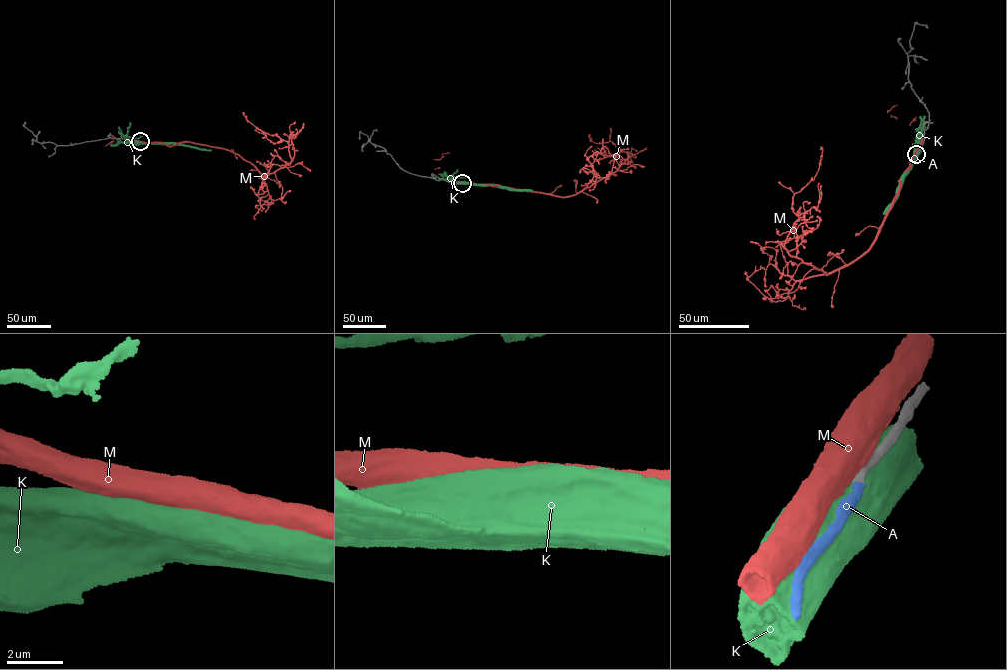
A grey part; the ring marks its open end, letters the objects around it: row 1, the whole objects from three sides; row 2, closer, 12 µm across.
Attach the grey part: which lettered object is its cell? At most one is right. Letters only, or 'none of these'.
A

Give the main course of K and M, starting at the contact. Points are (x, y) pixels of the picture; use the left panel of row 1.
K: (139, 141), (211, 150)
M: (139, 141), (223, 148), (250, 162), (264, 177), (290, 164), (287, 141), (272, 142), (244, 114)

